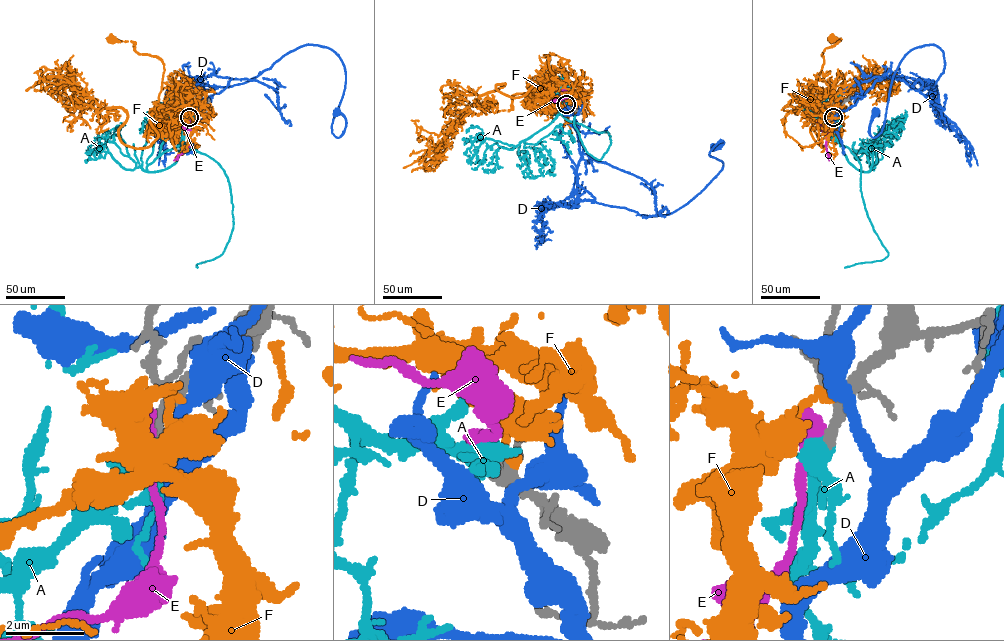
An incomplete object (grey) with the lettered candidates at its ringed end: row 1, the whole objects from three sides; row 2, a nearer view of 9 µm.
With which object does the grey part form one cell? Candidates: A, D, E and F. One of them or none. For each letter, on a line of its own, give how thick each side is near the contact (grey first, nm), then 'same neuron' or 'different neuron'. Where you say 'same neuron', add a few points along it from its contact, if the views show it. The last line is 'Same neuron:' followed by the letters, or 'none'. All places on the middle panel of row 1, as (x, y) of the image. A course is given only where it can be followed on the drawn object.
A: 320 nm thick on the grey side, 480 nm on the other; same neuron; it runs (566, 105), (558, 101), (568, 120), (608, 133), (611, 144), (600, 159), (587, 152), (574, 116)
D: 280 nm thick on the grey side, 400 nm on the other; different neuron
E: 320 nm thick on the grey side, 600 nm on the other; different neuron
F: 260 nm thick on the grey side, 240 nm on the other; different neuron
Same neuron: A

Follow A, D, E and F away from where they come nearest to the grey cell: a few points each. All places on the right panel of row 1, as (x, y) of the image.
A: (833, 117), (829, 124), (831, 132), (861, 166), (864, 208), (888, 255), (844, 268)
D: (834, 116), (885, 76), (933, 86), (942, 50), (925, 45), (905, 55), (872, 137), (875, 111)
E: (833, 117), (827, 130), (829, 160)
F: (833, 116), (828, 123), (829, 114), (813, 104), (809, 94), (824, 63), (822, 53), (841, 39), (834, 40)

